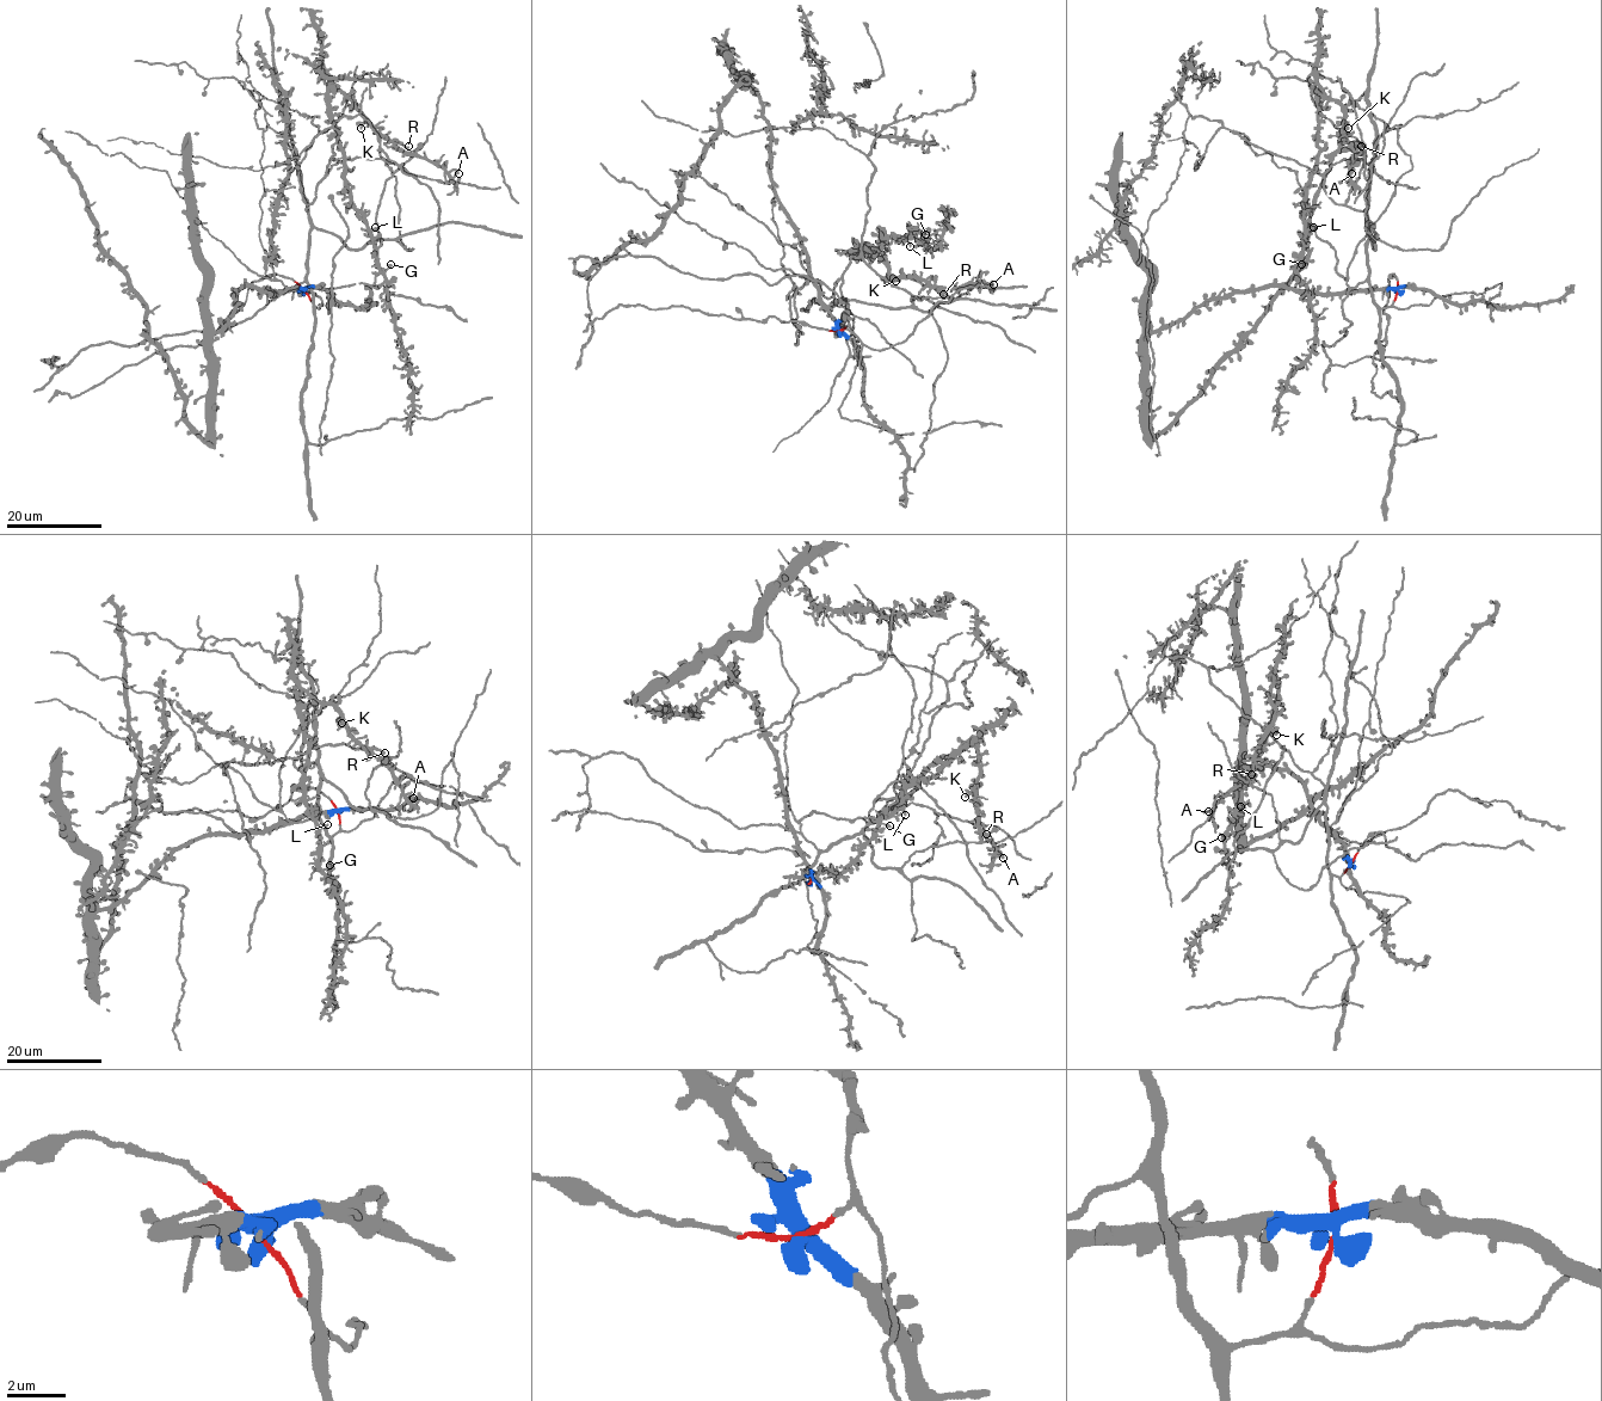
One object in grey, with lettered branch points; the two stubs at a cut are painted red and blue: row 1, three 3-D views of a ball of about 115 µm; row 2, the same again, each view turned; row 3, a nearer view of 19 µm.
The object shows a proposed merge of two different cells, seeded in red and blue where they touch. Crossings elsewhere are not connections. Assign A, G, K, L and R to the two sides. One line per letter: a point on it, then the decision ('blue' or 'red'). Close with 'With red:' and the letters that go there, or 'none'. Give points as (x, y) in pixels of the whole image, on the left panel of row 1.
A: place (458, 173); red
G: place (390, 264); red
K: place (361, 128); red
L: place (375, 227); red
R: place (408, 146); red
With red: A, G, K, L, R

